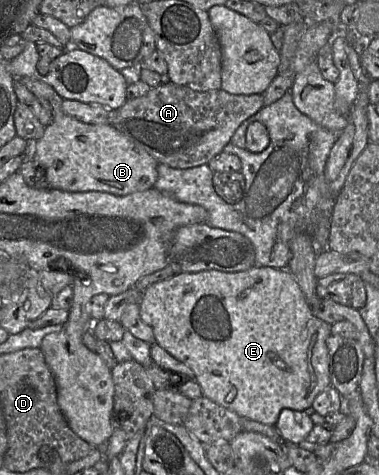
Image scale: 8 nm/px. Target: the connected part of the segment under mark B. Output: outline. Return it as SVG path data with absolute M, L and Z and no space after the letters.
M60 98L60 103L56 105L51 105L52 109L52 120L49 125L46 126L43 136L35 141L29 142L32 147L32 159L43 169L46 180L49 183L49 186L53 189L59 189L68 192L89 192L89 191L100 191L114 194L117 196L125 196L135 192L141 192L154 188L154 185L158 179L158 161L147 153L144 149L138 147L134 144L128 137L123 135L117 128L112 124L87 124L78 119L65 114L62 111L62 102L64 99Z

